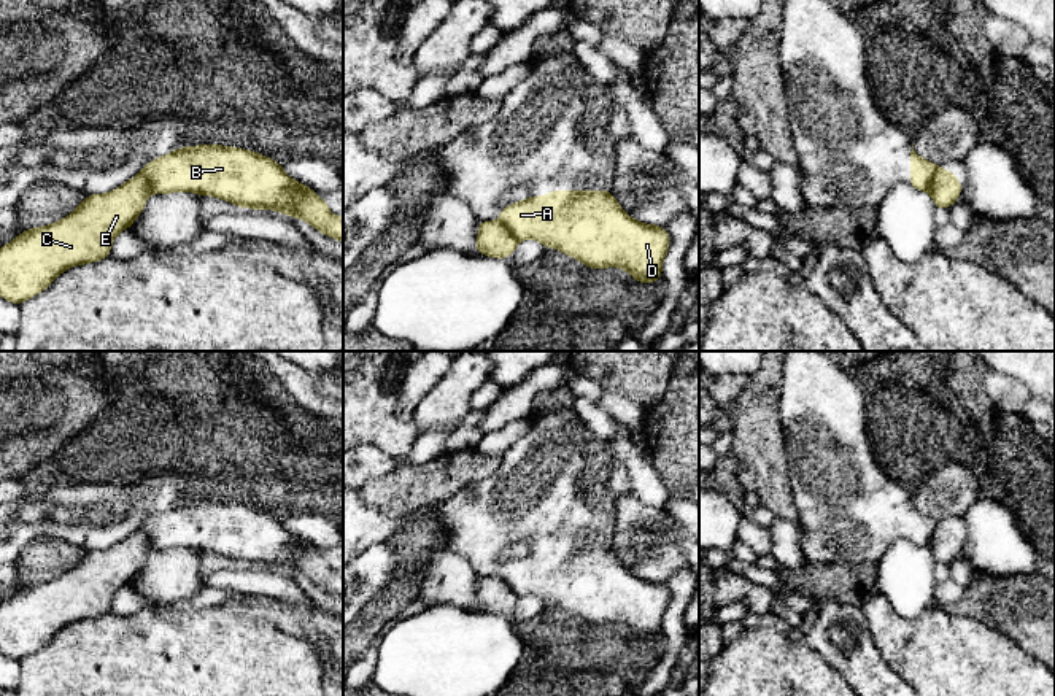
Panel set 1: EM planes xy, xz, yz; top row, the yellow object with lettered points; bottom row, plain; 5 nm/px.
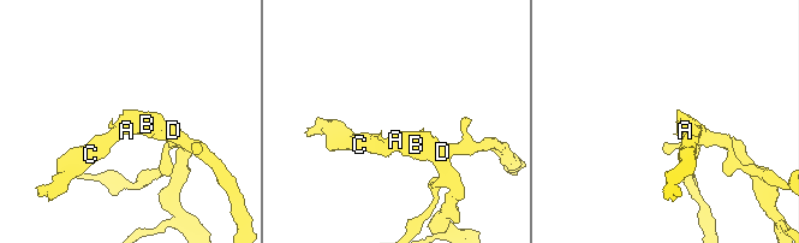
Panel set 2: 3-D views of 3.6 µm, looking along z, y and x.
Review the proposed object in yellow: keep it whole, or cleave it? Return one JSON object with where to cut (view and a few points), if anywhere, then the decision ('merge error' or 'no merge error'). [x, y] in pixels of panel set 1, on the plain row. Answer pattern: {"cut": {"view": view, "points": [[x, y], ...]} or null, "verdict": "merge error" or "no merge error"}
{"cut": {"view": "yz", "points": [[938, 523], [928, 547]]}, "verdict": "merge error"}

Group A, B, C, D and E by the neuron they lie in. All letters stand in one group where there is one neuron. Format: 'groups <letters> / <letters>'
groups A B D / C E

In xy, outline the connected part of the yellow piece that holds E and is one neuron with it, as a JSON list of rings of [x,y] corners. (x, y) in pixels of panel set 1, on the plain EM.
[[[137,531],[111,548],[86,551],[76,566],[56,580],[21,588],[0,604],[0,653],[19,661],[48,645],[70,623],[110,613],[113,596],[133,580],[149,550],[149,539]]]

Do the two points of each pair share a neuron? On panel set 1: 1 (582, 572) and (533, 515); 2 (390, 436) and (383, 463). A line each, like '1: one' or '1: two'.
1: one
2: two

